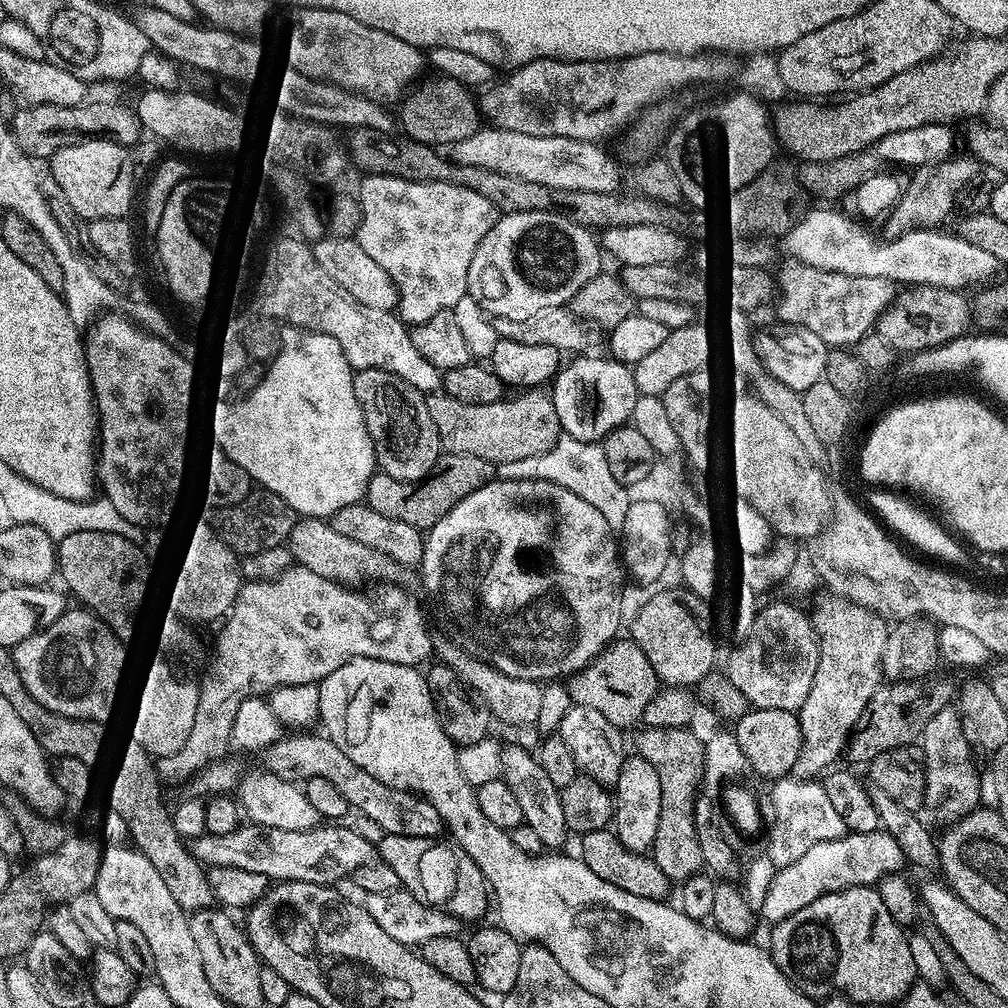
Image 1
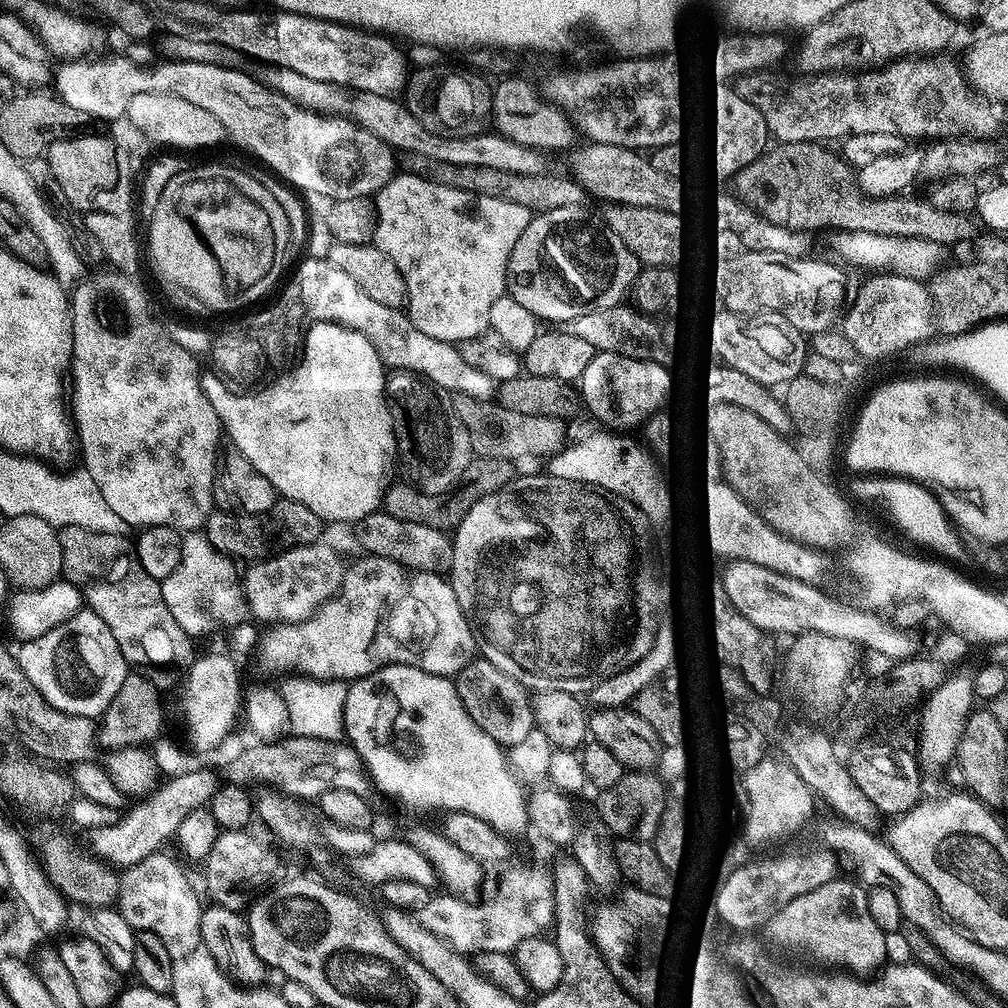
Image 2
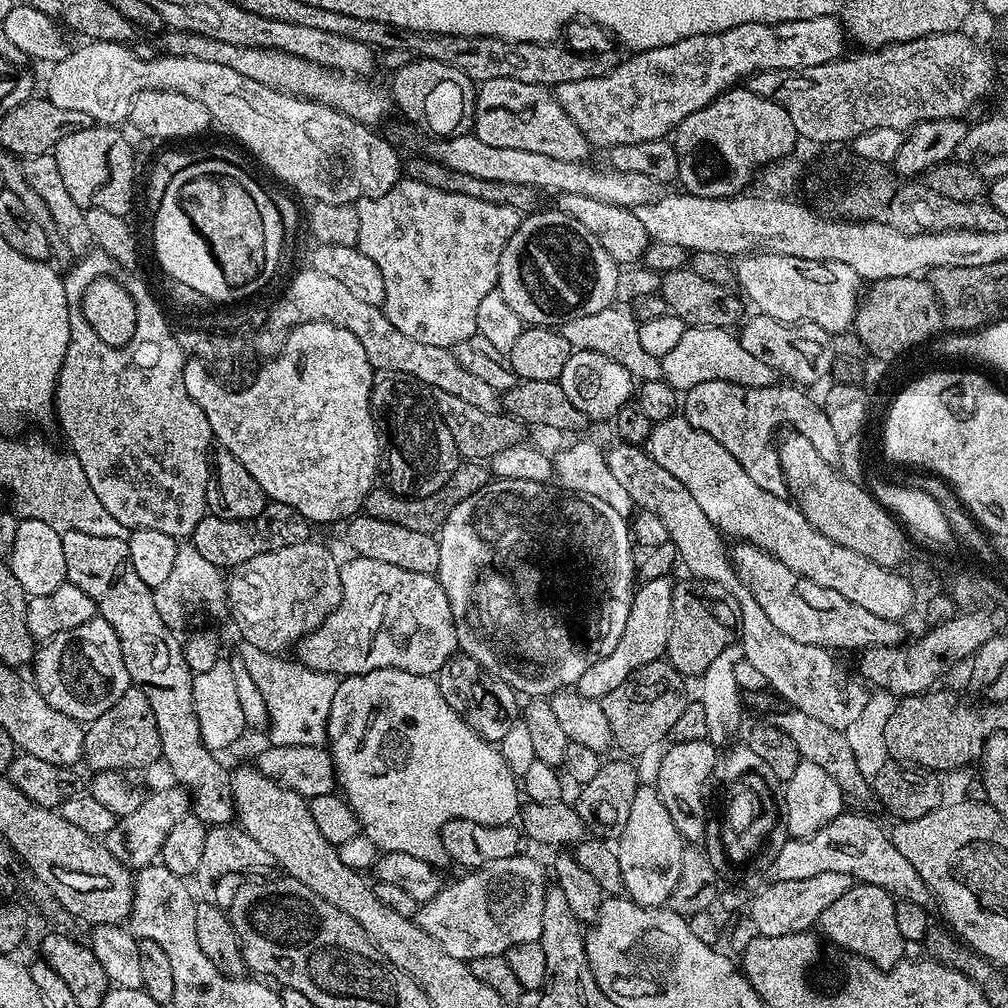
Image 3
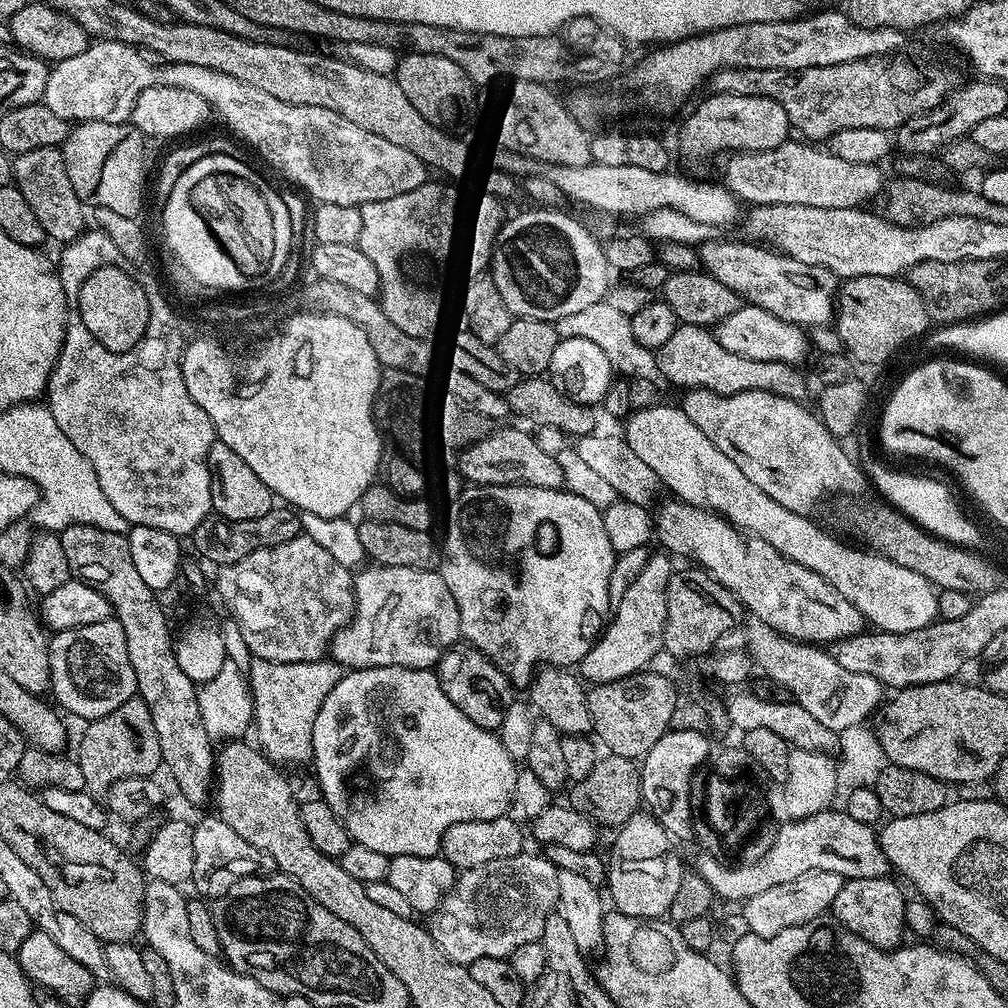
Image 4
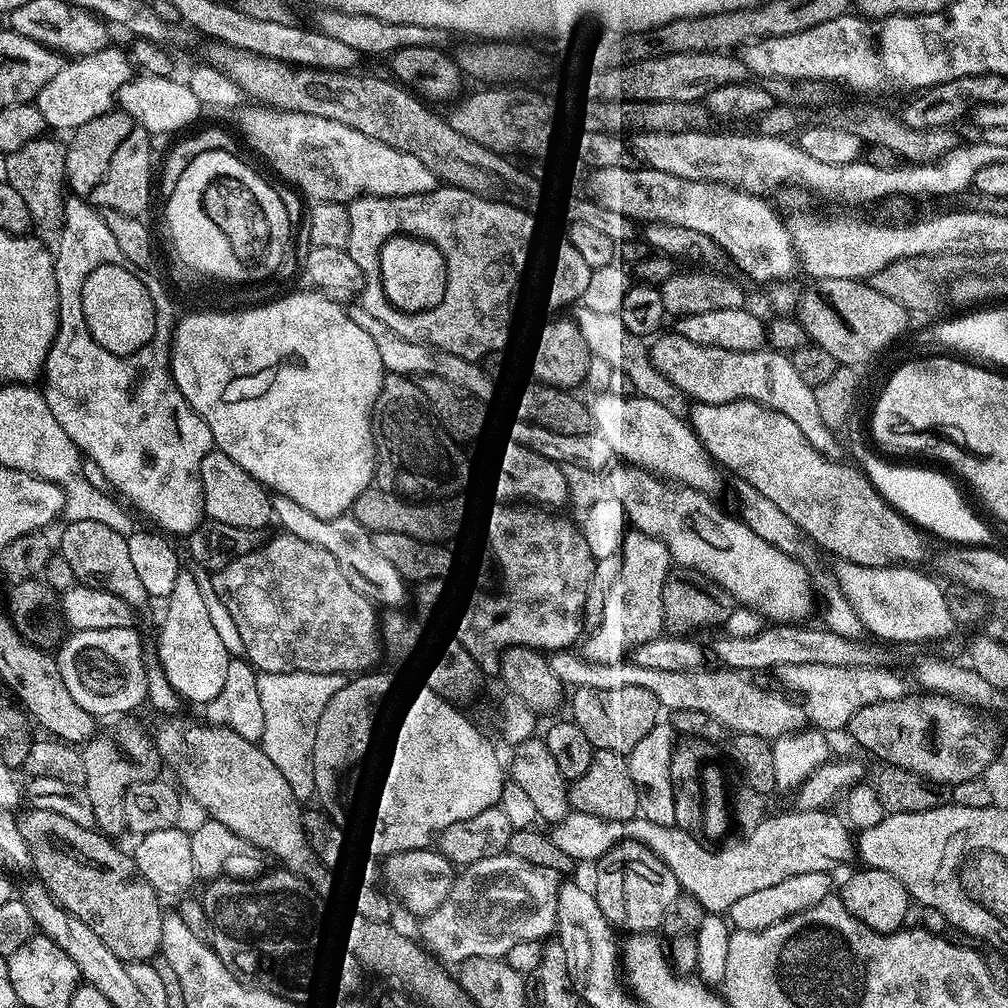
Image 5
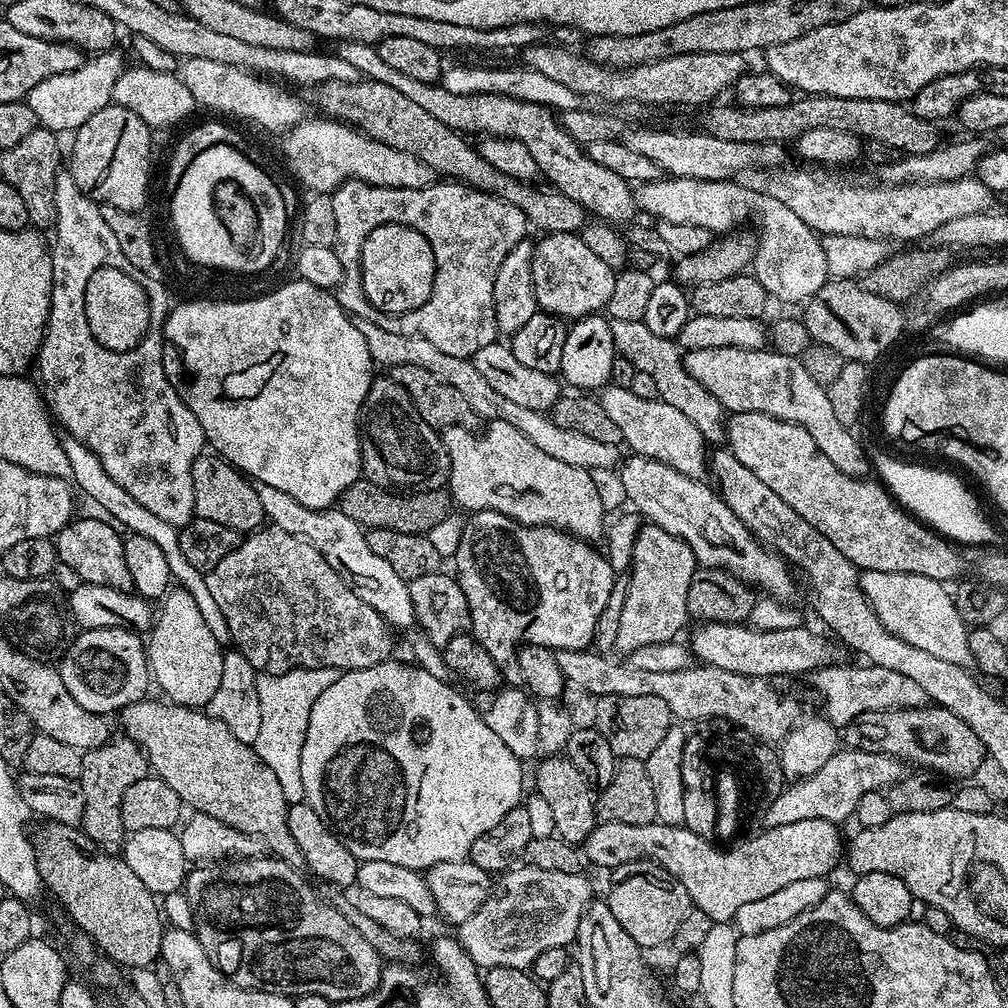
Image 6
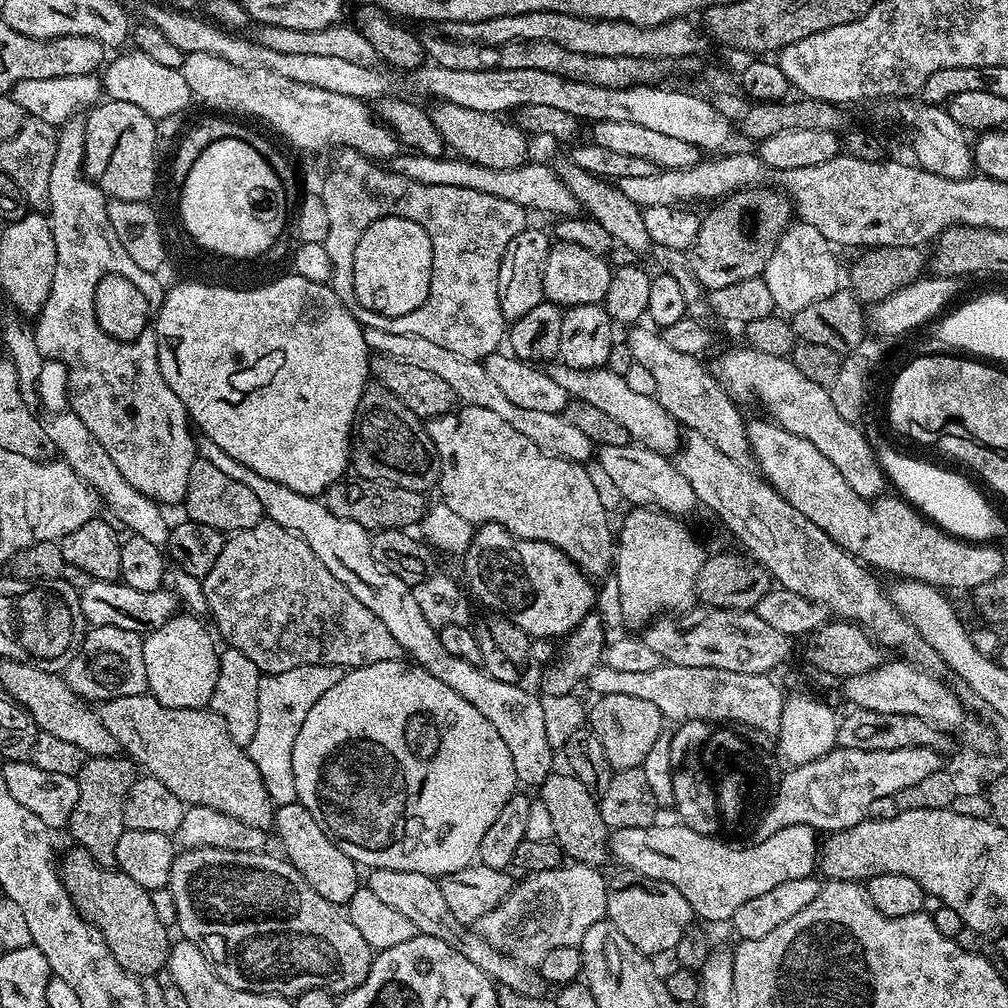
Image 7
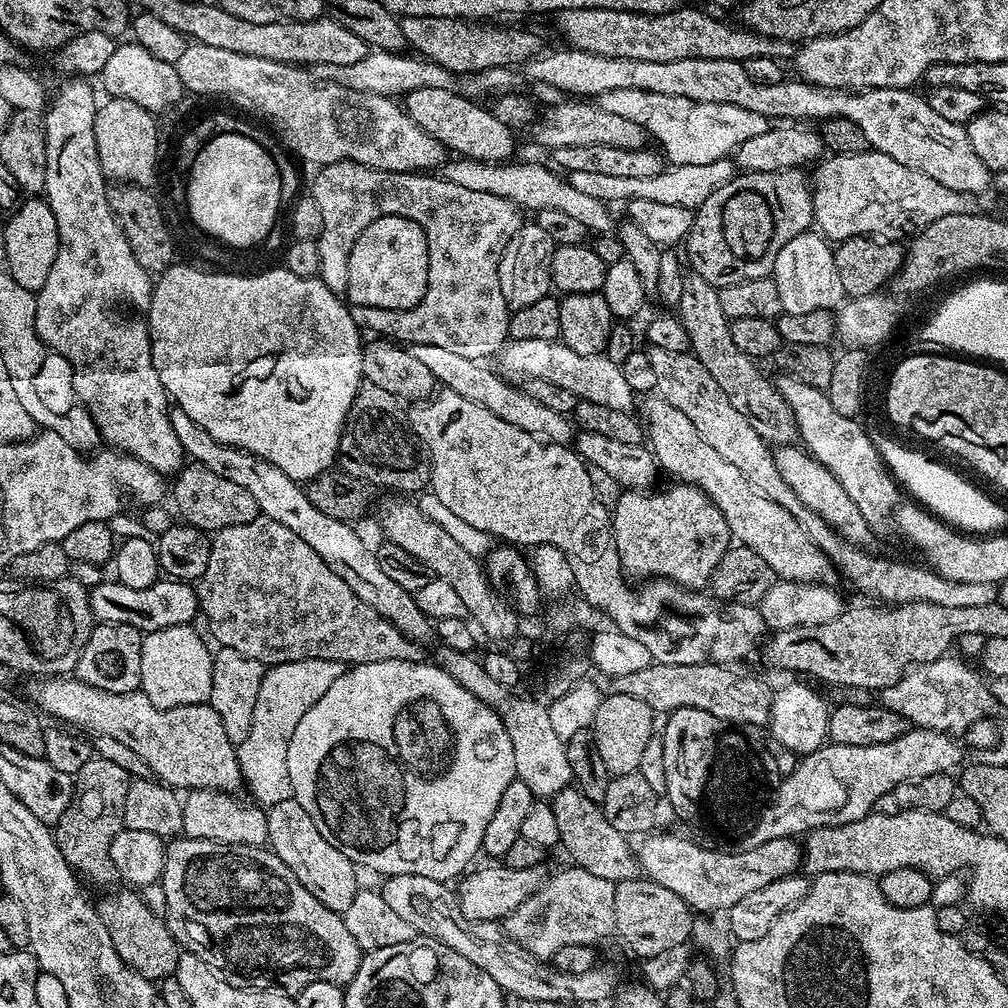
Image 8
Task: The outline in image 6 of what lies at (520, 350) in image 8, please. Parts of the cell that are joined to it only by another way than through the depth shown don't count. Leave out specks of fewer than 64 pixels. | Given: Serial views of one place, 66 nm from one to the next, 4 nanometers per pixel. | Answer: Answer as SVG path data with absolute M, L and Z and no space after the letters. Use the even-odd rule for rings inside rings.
M616 382L609 383L600 394L601 396L598 396L600 407L604 409L610 422L618 426L621 441L625 445L628 443L635 455L654 458L687 476L700 478L705 475L705 433L694 422L690 422L690 418L686 418L682 410L674 410L674 406L659 398L639 397L630 387L621 387Z

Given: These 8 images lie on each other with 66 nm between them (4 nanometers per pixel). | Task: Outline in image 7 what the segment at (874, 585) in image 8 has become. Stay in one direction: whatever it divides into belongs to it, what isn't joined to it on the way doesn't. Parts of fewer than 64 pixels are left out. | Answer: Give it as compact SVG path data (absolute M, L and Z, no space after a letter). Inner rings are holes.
M632 326L627 329L626 343L633 361L641 363L650 370L655 379L657 390L656 401L662 405L689 432L702 434L706 442L714 442L726 458L734 458L741 462L750 456L748 433L745 417L740 417L737 401L732 400L724 392L724 388L712 377L711 371L699 363L697 357L682 354L666 346L663 335L652 328Z

